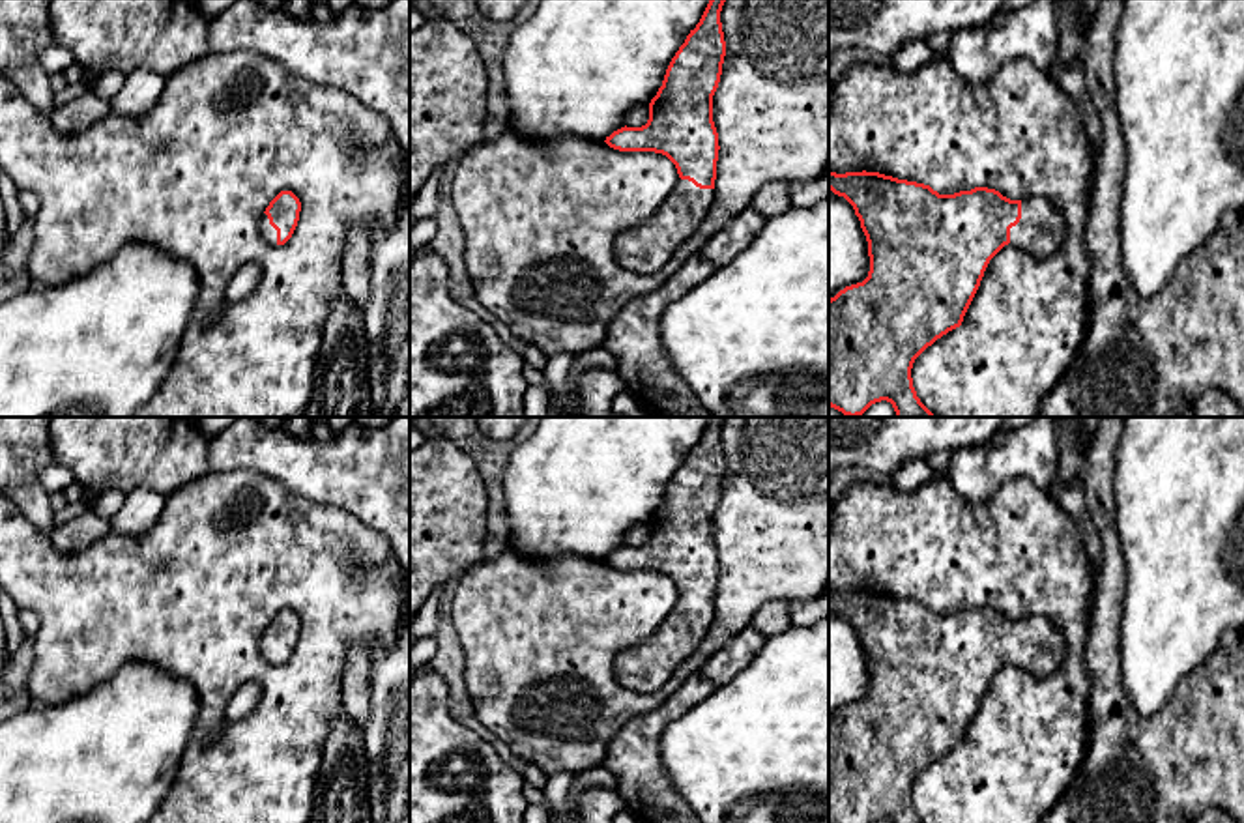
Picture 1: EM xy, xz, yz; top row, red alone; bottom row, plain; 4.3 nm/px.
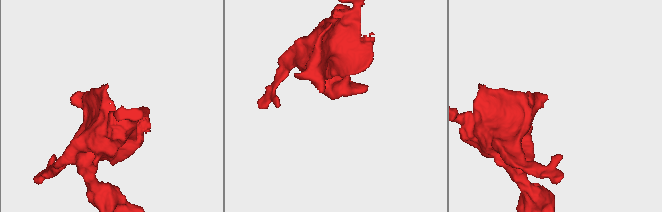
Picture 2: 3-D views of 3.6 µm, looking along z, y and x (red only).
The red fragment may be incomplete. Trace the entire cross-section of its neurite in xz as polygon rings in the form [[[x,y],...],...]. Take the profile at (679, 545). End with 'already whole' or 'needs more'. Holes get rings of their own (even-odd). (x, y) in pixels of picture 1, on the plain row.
[[[711,417],[700,441],[687,455],[672,477],[662,505],[649,522],[649,539],[642,546],[621,546],[606,556],[606,563],[619,570],[655,570],[666,574],[677,587],[679,599],[653,636],[619,653],[614,662],[615,679],[636,692],[651,694],[658,690],[692,655],[711,627],[715,617],[718,552],[713,541],[713,514],[718,507],[726,460],[720,430],[728,417]]]; needs more

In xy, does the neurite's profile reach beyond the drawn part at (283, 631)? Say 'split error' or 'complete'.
split error

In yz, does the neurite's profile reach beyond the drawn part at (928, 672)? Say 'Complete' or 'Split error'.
Split error

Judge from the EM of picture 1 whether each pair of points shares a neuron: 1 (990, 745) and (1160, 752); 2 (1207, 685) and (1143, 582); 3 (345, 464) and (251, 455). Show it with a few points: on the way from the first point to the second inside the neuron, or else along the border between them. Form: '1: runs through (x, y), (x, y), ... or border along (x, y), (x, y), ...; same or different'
1: border along (1087, 704), (1087, 752), (1069, 788); different
2: border along (1224, 635), (1218, 648), (1181, 681), (1168, 700); different
3: runs through (322, 464), (300, 464), (274, 455); same

